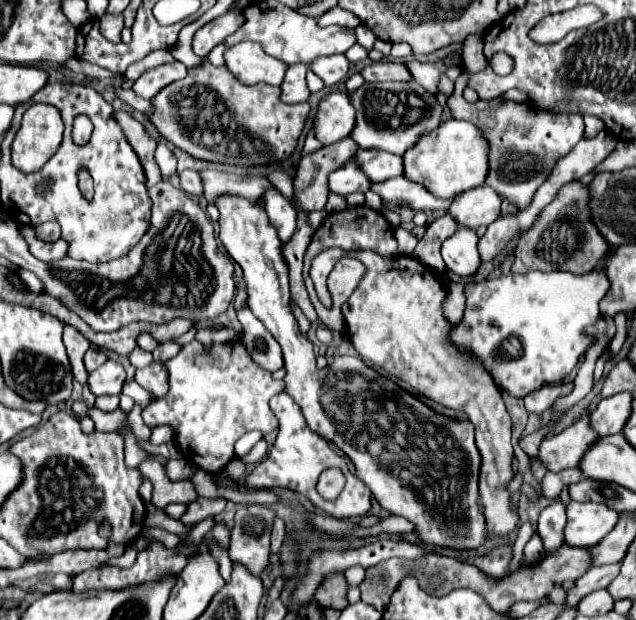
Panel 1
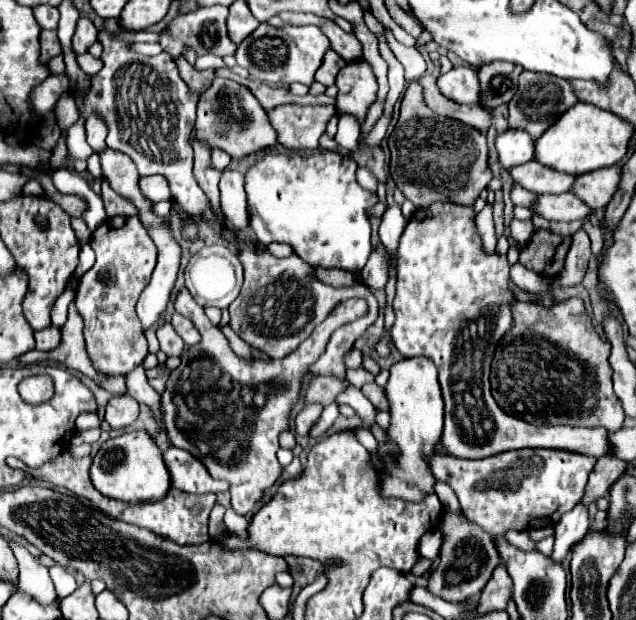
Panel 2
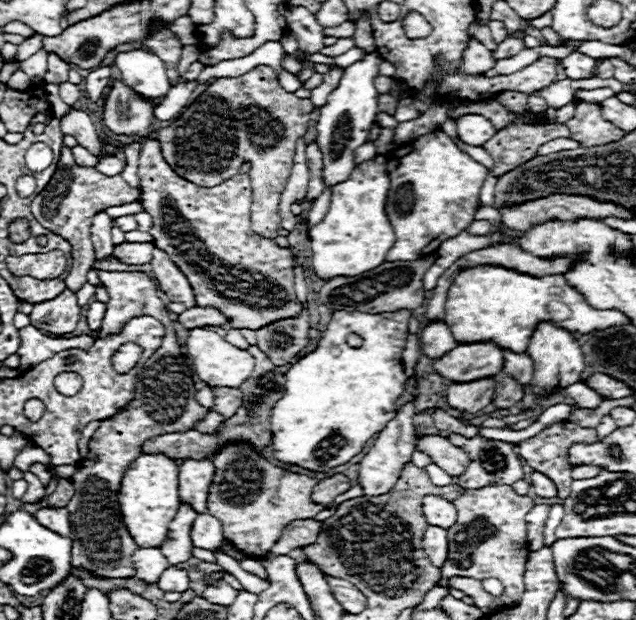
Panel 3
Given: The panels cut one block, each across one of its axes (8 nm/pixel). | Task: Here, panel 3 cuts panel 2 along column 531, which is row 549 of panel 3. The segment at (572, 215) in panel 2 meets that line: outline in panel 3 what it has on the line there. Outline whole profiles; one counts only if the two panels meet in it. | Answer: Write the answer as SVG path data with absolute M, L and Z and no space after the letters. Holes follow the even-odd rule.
M208 512L200 514L192 524L192 534L190 536L192 536L192 544L198 546L198 548L206 548L206 550L218 548L224 540L222 522L218 518L210 516Z

